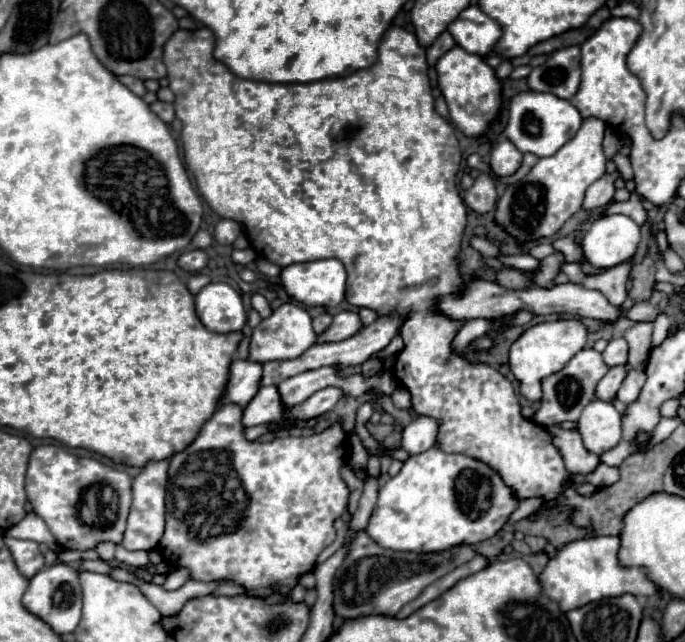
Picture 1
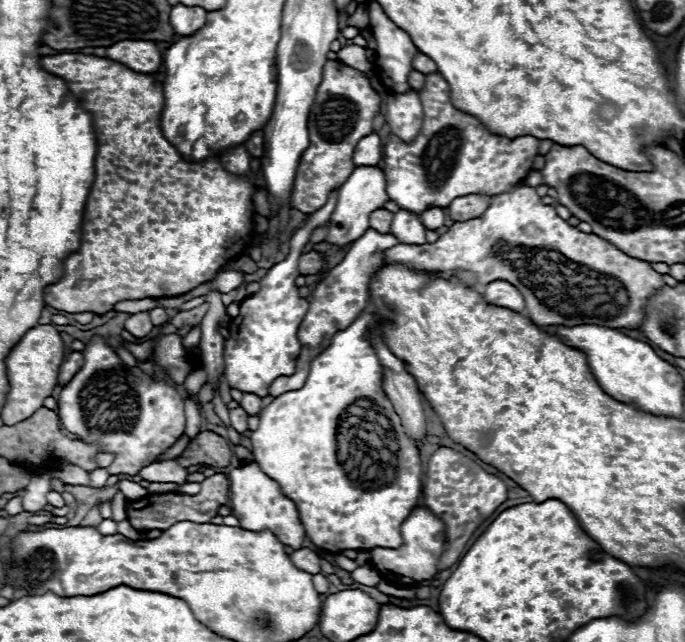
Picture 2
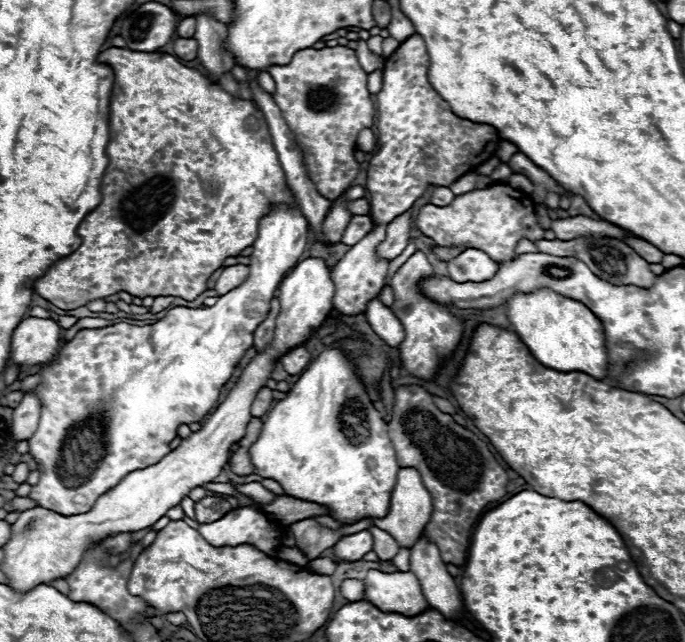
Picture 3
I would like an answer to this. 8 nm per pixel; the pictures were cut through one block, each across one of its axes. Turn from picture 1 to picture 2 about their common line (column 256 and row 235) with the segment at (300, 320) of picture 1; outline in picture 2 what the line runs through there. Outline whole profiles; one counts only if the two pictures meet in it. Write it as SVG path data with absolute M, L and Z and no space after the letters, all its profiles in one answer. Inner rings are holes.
M358 166L338 190L338 202L330 216L330 228L326 234L326 242L334 244L334 246L346 246L346 244L358 240L370 228L370 224L368 224L370 212L382 208L384 202L388 202L384 172L376 166Z

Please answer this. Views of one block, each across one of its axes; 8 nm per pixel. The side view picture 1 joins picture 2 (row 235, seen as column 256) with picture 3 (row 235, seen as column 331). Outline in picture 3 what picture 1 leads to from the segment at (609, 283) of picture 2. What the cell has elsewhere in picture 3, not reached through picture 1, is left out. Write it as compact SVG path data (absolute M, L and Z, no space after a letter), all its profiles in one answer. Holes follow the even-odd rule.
M490 184L480 190L456 196L448 206L426 204L416 216L416 226L422 234L430 236L442 248L478 248L490 254L496 262L508 262L514 258L516 244L522 238L538 242L544 238L544 228L536 222L532 198L512 188L510 184Z

